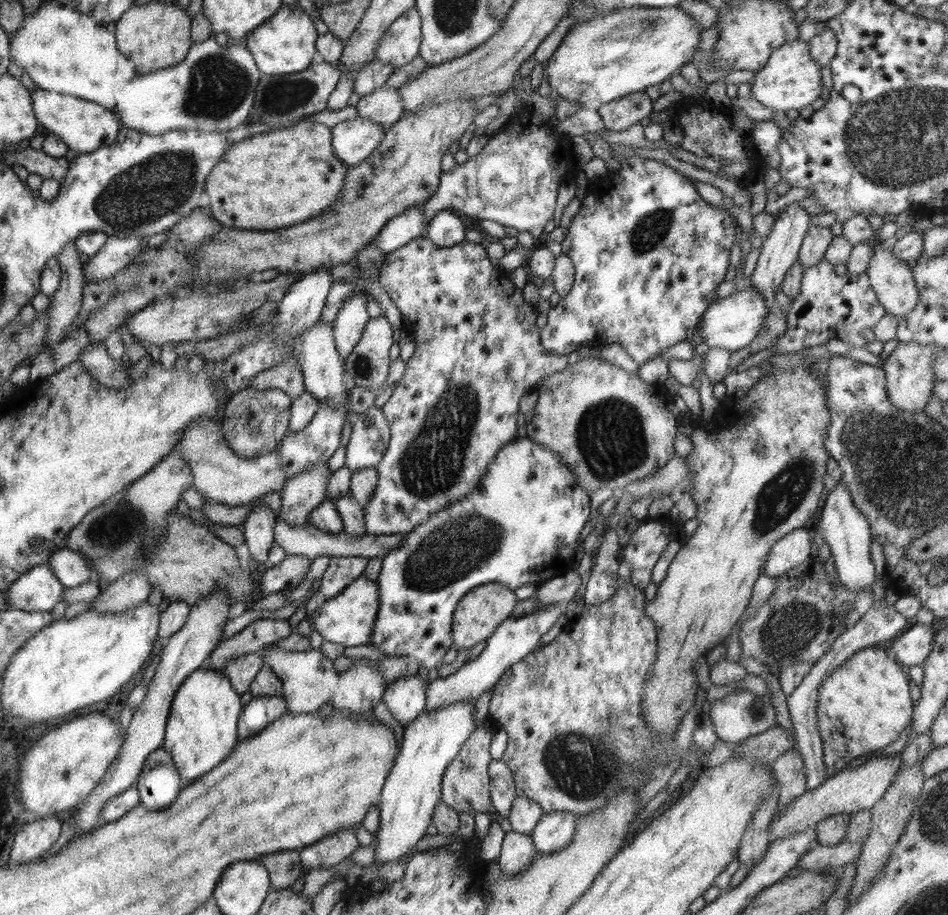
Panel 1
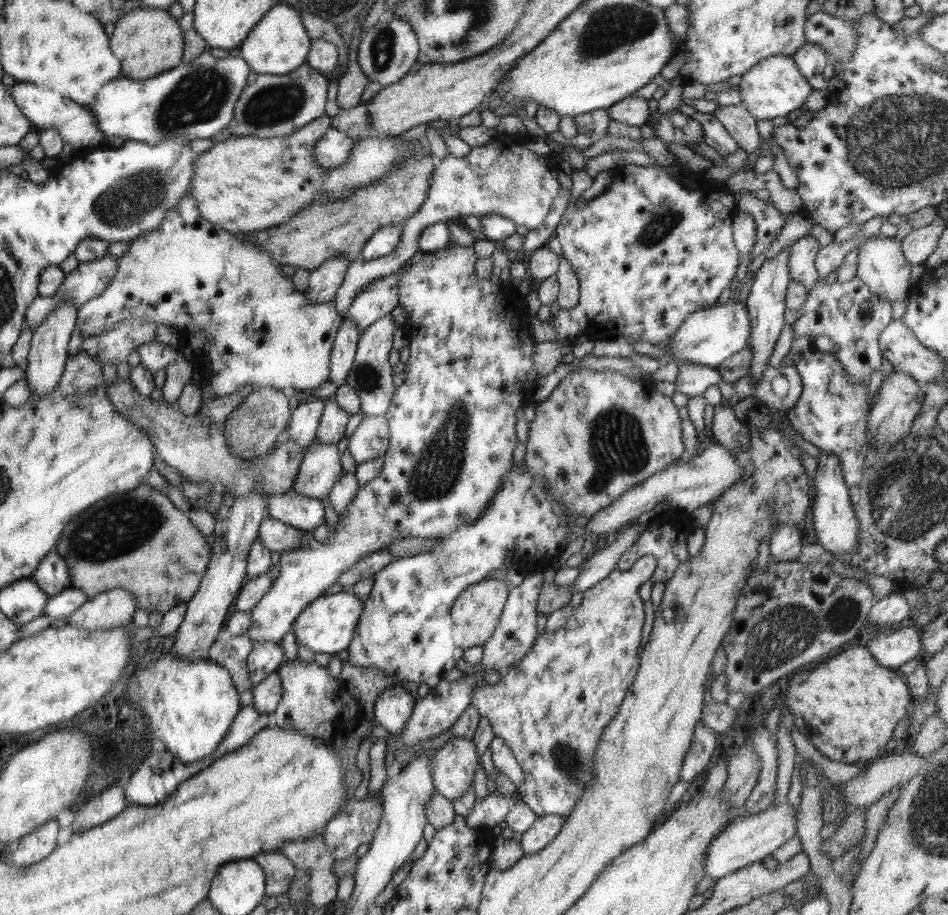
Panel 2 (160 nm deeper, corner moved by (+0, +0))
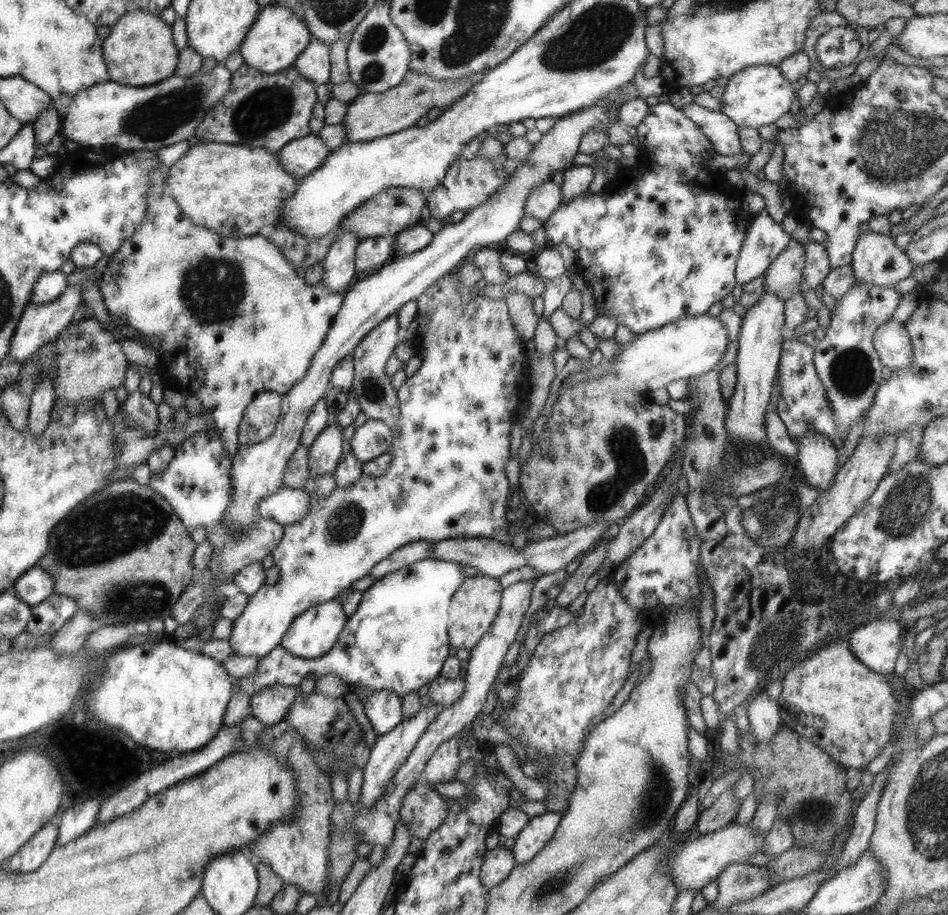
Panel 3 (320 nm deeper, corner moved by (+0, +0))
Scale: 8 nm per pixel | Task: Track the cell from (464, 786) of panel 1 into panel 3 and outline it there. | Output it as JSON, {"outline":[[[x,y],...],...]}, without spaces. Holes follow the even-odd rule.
{"outline":[[[456,736],[445,740],[438,746],[423,770],[422,782],[424,784],[434,789],[435,784],[456,780],[455,773],[460,766],[459,746]]]}

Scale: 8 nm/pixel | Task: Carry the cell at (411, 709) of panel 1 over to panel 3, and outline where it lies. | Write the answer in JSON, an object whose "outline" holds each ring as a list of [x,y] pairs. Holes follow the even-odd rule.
{"outline":[[[373,691],[363,702],[364,712],[376,735],[394,730],[403,721],[401,698],[392,691]]]}

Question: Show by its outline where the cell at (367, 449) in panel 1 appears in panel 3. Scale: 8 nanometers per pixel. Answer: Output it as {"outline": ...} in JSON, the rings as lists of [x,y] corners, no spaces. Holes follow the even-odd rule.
{"outline":[[[368,419],[358,426],[350,439],[351,452],[363,463],[389,451],[393,442],[391,428],[383,422]]]}

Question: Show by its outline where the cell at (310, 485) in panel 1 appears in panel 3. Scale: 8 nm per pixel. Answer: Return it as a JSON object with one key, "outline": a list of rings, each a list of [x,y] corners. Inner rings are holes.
{"outline":[[[331,422],[309,447],[310,476],[309,486],[314,487],[313,480],[323,474],[333,474],[342,458],[344,444],[343,428]]]}

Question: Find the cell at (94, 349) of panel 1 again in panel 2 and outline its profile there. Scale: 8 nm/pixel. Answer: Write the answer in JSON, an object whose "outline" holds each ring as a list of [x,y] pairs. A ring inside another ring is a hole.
{"outline":[[[118,376],[117,379],[116,383],[106,384],[114,408],[128,416],[137,428],[144,428],[152,437],[156,456],[168,466],[176,468],[182,476],[197,483],[210,483],[215,490],[228,491],[238,496],[260,491],[270,497],[293,490],[305,450],[291,438],[268,455],[256,461],[252,459],[252,463],[248,463],[232,452],[224,431],[209,416],[203,416],[199,411],[193,415],[184,415],[178,408],[164,403],[158,404],[149,396],[142,396],[130,379]]]}

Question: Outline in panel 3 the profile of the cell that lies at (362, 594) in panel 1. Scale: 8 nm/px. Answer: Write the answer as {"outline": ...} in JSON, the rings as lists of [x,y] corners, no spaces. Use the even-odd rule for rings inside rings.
{"outline":[[[338,599],[310,607],[294,619],[280,647],[298,658],[320,658],[337,644],[347,618]]]}

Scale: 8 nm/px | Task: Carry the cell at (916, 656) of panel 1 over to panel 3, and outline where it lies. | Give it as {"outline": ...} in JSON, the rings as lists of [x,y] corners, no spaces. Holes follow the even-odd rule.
{"outline":[[[889,618],[875,621],[870,620],[853,628],[845,637],[850,644],[850,651],[852,651],[852,655],[856,659],[870,670],[888,675],[894,671],[896,659],[904,651],[903,638],[900,638],[902,629],[901,623]]]}

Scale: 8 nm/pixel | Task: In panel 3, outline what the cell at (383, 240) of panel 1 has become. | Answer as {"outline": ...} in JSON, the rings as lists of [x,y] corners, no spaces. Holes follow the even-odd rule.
{"outline":[[[388,235],[361,240],[355,250],[355,269],[366,272],[383,267],[395,256],[394,237],[395,235]]]}

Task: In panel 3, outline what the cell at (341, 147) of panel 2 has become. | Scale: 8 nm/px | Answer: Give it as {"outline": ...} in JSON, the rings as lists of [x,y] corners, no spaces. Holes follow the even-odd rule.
{"outline":[[[314,133],[290,141],[278,151],[282,169],[298,179],[314,172],[330,154],[331,150]]]}

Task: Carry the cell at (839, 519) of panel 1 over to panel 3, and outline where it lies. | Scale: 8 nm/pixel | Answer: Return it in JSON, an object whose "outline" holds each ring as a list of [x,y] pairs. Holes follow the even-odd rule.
{"outline":[[[811,430],[795,440],[796,460],[808,485],[814,486],[819,495],[824,495],[838,472],[835,444],[829,436]]]}

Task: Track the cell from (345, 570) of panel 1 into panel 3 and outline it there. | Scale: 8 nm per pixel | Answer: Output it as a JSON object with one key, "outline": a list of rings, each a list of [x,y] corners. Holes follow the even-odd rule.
{"outline":[[[430,541],[406,544],[406,546],[396,550],[393,554],[374,565],[372,573],[368,576],[372,576],[375,581],[381,580],[384,576],[406,568],[414,564],[414,562],[431,558],[430,551],[432,551]]]}

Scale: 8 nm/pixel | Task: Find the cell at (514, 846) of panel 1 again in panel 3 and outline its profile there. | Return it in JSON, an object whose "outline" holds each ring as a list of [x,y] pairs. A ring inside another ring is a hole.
{"outline":[[[502,845],[487,850],[481,864],[480,880],[484,888],[490,890],[500,884],[517,865],[513,852]]]}

